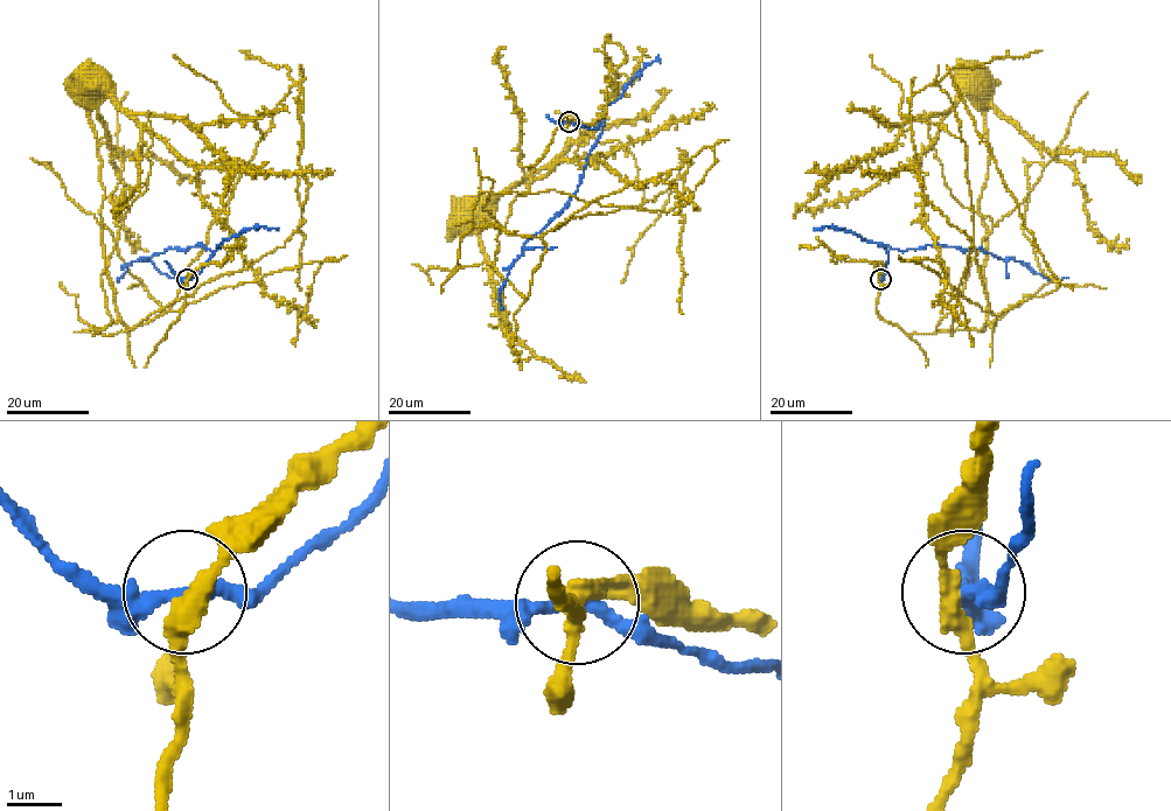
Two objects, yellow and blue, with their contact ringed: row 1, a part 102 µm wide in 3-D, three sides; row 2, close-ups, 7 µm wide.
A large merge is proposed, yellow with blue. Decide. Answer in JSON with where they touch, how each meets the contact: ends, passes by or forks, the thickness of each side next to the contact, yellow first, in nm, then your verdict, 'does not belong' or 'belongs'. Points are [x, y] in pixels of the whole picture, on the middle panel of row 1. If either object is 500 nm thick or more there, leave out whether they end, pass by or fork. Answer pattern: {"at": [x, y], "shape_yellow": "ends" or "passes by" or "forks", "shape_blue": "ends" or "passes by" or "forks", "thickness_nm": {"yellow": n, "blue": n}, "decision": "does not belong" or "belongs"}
{"at": [569, 121], "shape_yellow": "passes by", "shape_blue": "passes by", "thickness_nm": {"yellow": 360, "blue": 220}, "decision": "does not belong"}

